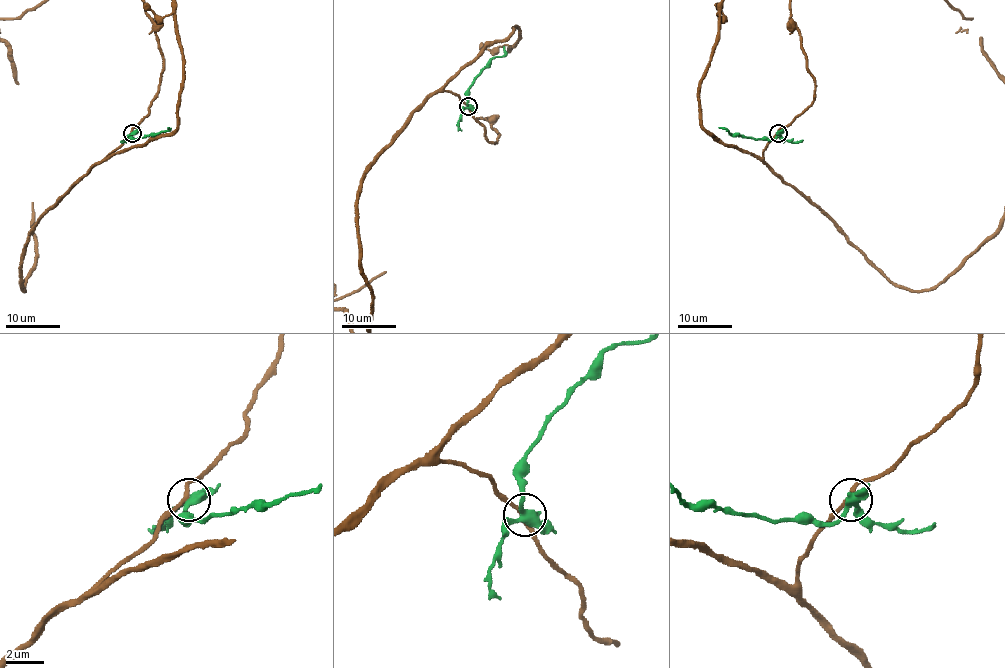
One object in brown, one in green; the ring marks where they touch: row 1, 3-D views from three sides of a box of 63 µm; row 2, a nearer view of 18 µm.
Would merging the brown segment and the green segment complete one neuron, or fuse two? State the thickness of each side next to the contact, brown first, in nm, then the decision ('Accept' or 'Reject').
Thickness 190 nm (brown) against 380 nm. Reject

